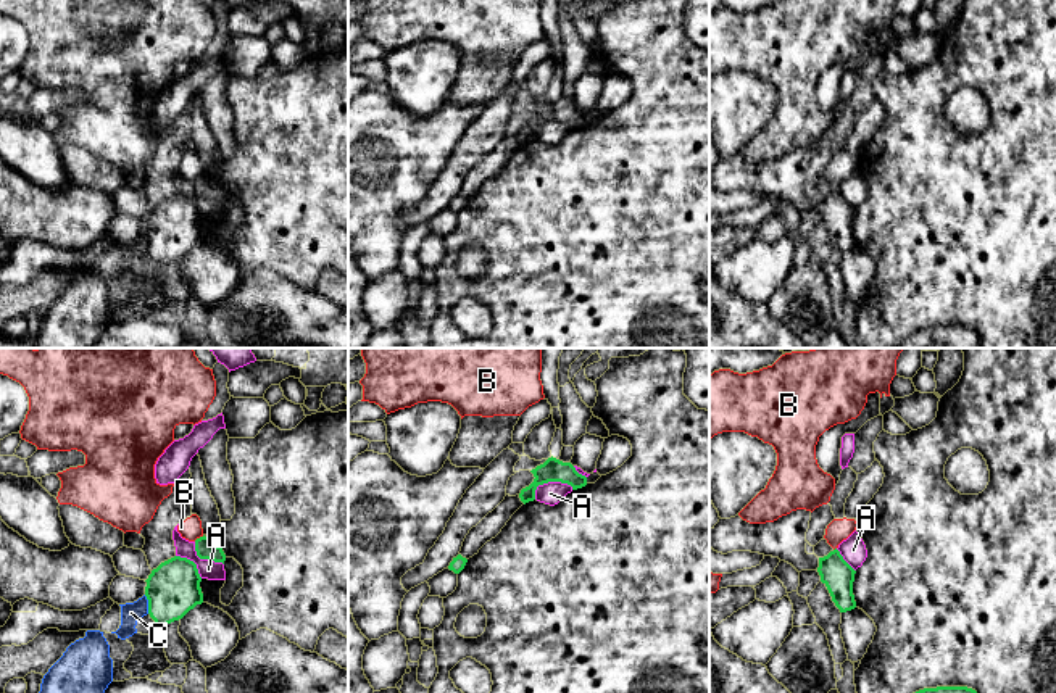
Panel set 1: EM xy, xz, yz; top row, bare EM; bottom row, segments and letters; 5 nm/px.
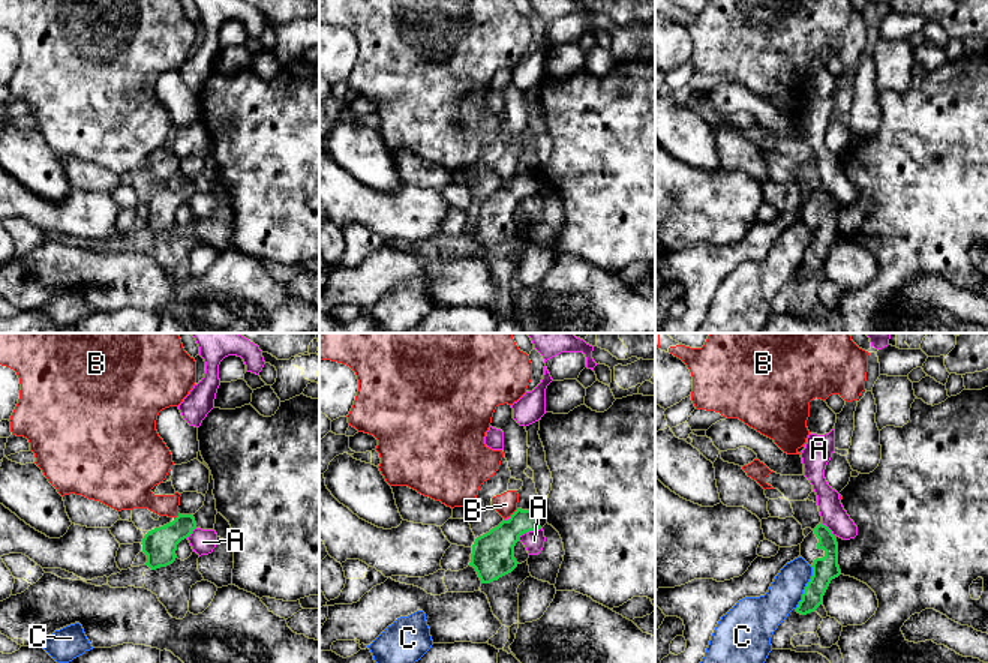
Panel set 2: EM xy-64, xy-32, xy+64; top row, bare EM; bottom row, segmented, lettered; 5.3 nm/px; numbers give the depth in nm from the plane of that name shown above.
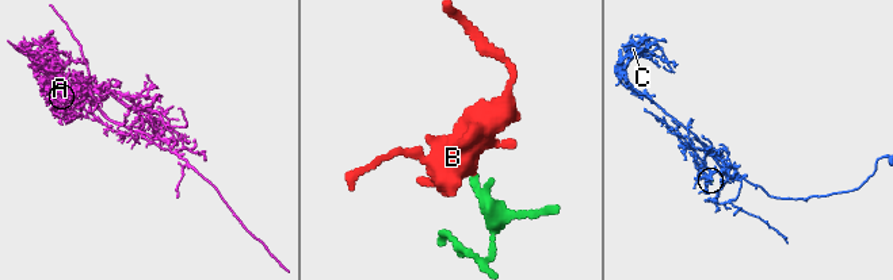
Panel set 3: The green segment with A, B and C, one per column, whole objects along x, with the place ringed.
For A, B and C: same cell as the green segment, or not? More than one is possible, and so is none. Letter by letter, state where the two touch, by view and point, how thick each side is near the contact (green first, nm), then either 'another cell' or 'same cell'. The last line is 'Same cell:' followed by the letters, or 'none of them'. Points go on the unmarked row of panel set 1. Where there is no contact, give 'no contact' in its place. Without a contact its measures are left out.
A: xz (548, 120) | 120/110 nm | another cell
B: xy (200, 176) | 100/110 nm | another cell
C: xy (149, 244) | 280/100 nm | another cell
Same cell: none of them

